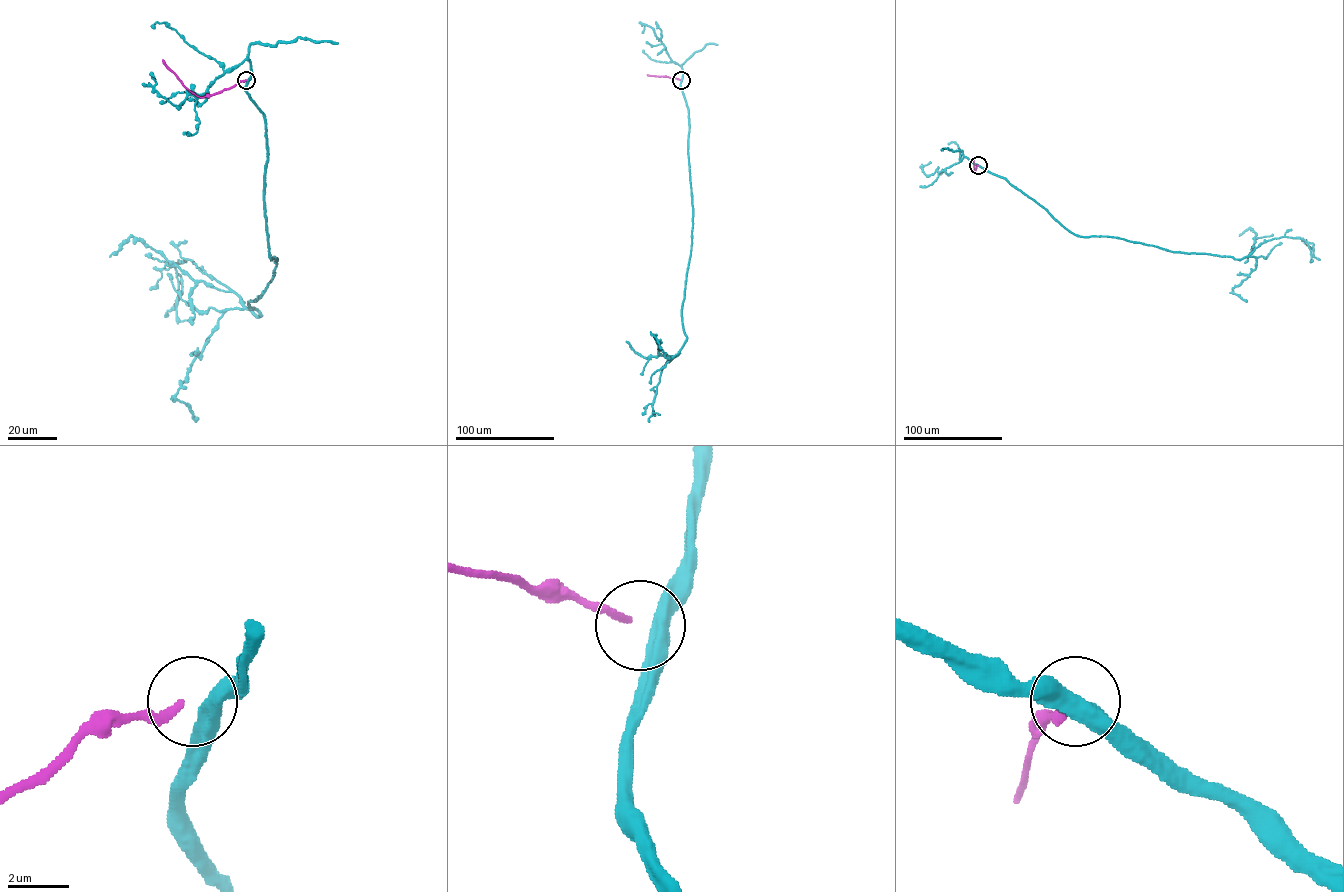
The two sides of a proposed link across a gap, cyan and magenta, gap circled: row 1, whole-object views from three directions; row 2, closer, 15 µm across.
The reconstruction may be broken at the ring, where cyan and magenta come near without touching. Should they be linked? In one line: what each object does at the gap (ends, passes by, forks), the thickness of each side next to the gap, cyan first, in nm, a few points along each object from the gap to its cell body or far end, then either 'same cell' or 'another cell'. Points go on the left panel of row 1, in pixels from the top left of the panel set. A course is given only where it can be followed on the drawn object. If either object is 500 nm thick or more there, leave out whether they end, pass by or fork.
500 nm thick on the cyan side, 220 nm on the other; cyan runs (247, 80), (263, 115), (276, 259), (248, 303), (260, 315), (186, 260), (167, 316); magenta runs (246, 80), (215, 94), (197, 97), (162, 60); another cell

